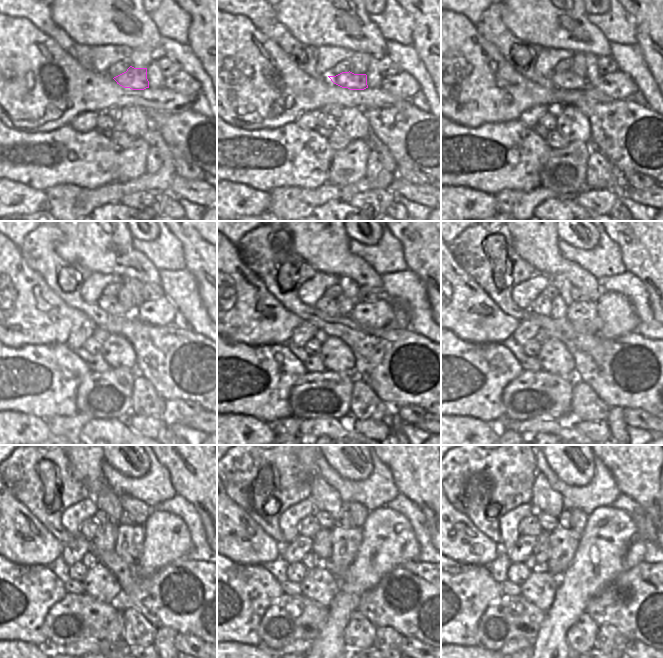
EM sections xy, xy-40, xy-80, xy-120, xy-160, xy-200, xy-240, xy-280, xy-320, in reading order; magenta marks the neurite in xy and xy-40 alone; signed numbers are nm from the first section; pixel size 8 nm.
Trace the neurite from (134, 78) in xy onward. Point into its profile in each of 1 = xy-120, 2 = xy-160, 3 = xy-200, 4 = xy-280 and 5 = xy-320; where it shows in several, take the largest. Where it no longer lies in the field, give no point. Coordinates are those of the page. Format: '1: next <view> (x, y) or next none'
1: next xy-120 (111, 304)
2: next xy-160 (341, 306)
3: next xy-200 (541, 305)
4: next xy-280 (308, 526)
5: next xy-320 (529, 526)

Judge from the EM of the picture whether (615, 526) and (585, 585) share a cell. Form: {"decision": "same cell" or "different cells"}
{"decision": "same cell"}

